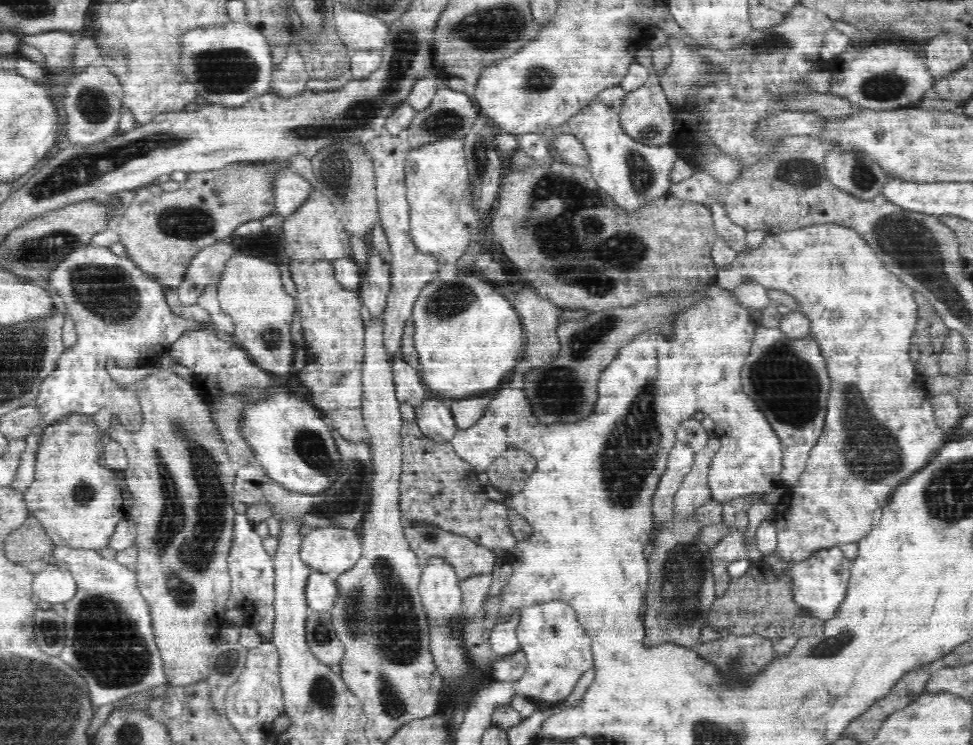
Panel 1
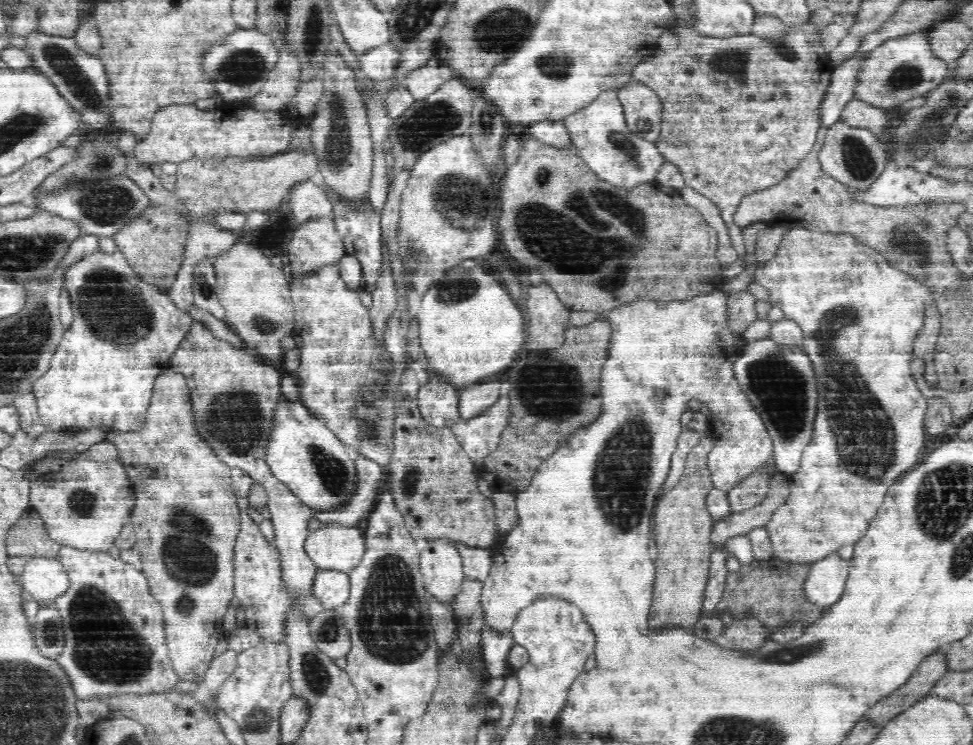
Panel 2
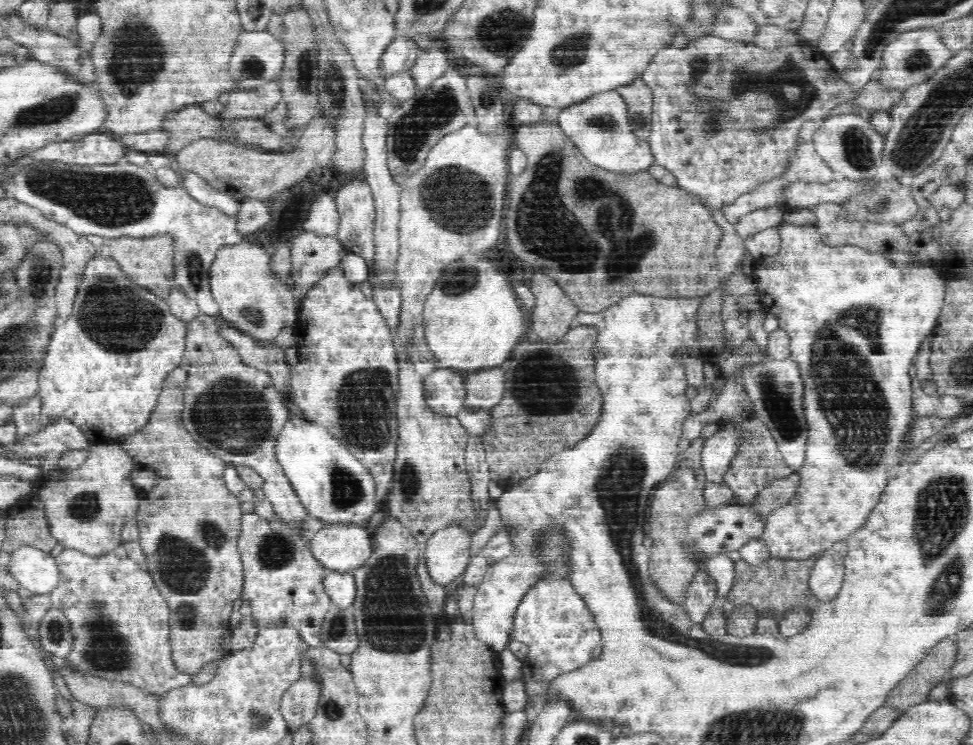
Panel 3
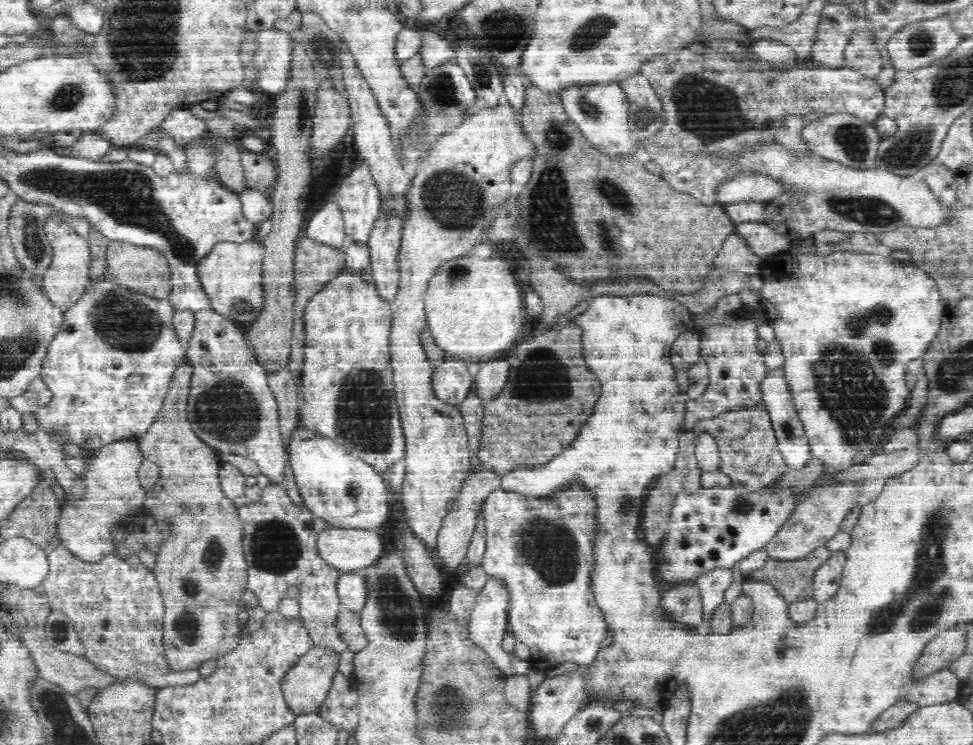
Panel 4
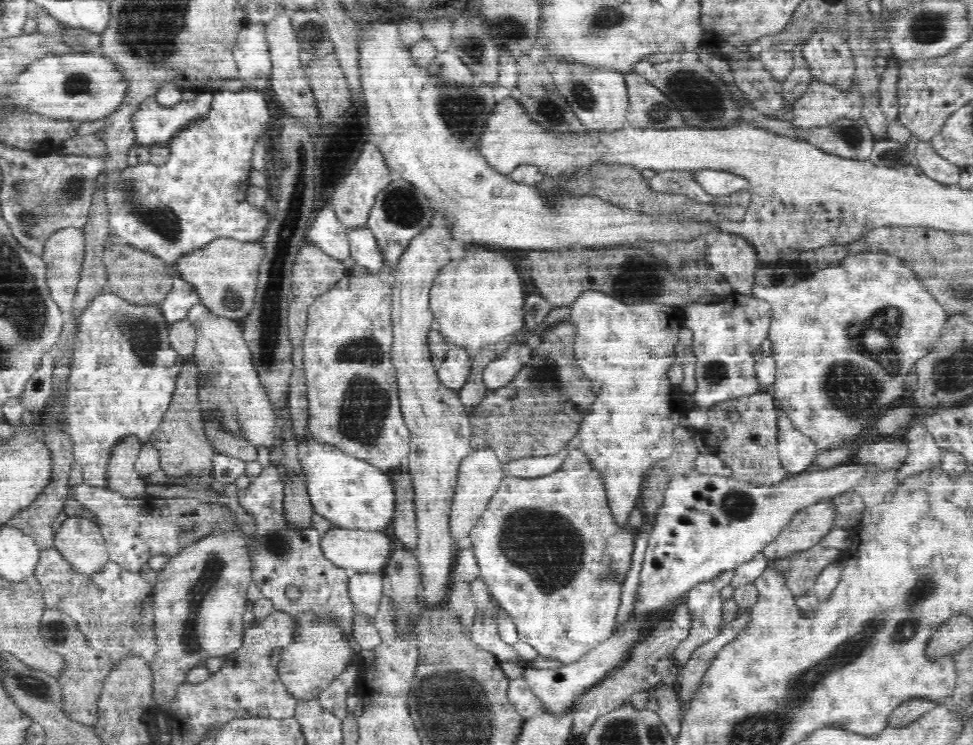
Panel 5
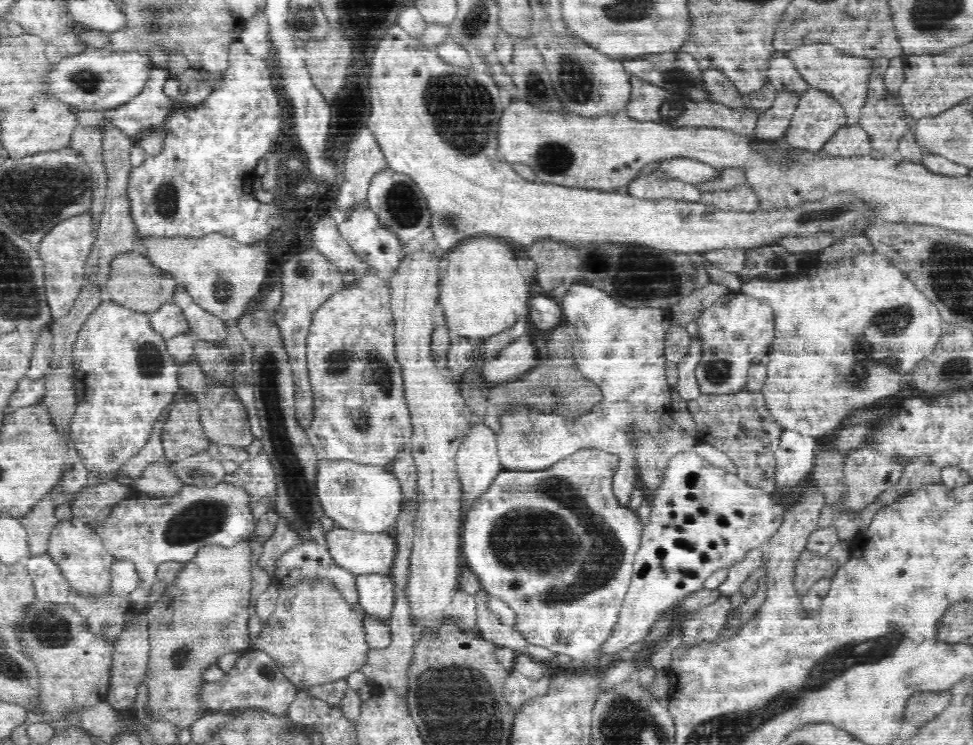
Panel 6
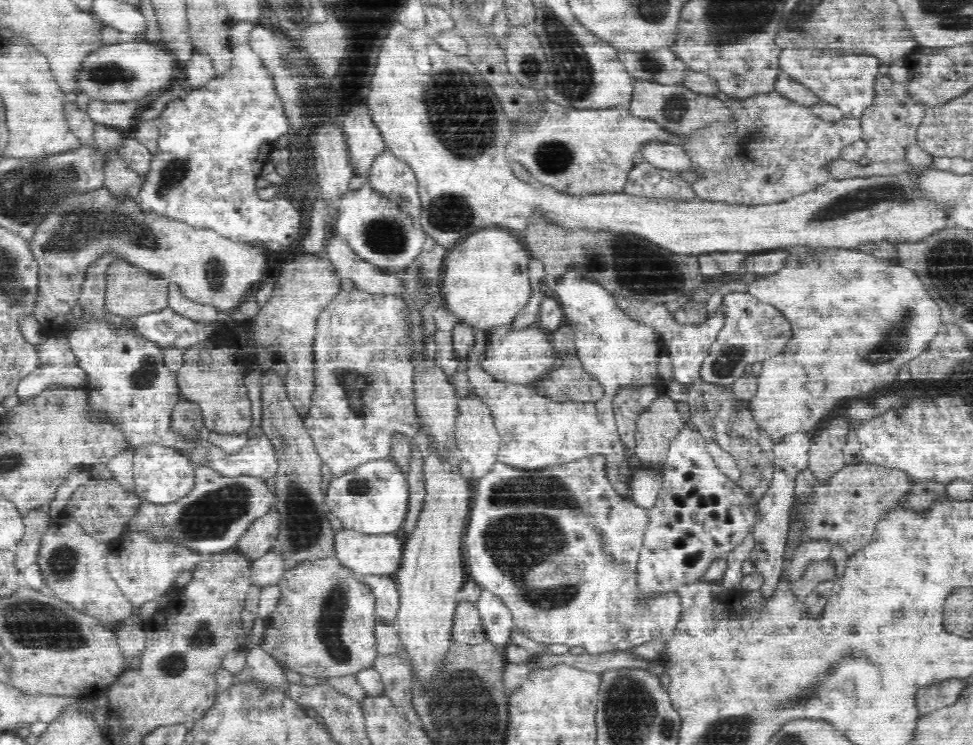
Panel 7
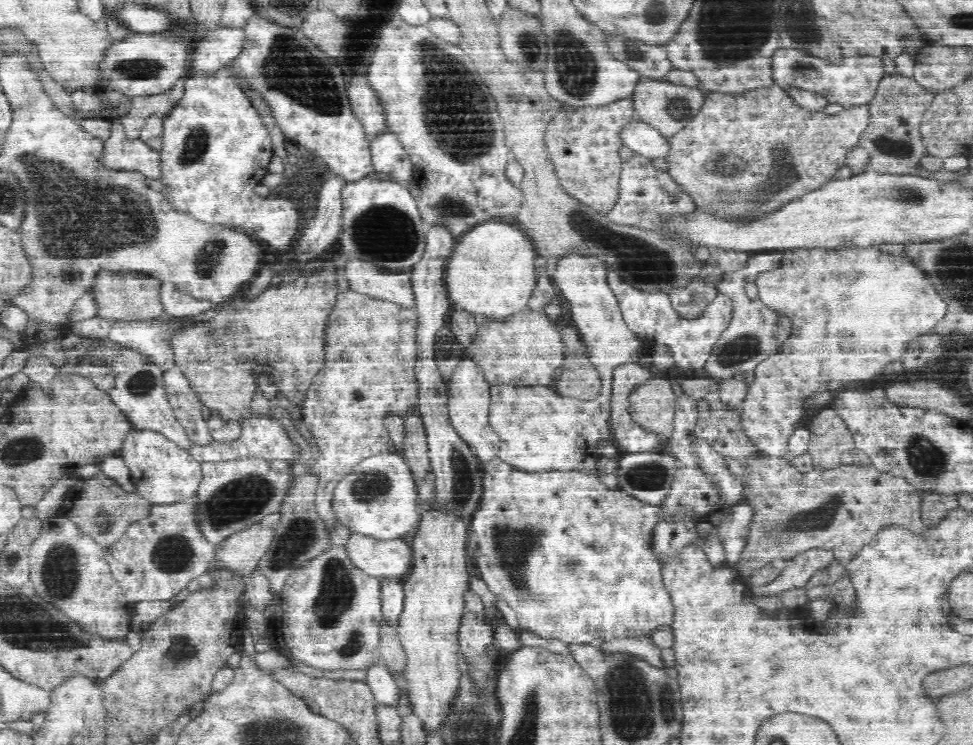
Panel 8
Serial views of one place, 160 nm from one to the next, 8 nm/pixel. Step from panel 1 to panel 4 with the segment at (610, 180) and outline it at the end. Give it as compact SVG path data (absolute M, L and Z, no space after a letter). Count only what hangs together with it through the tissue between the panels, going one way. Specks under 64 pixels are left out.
M617 78L606 82L576 82L573 86L560 90L561 99L570 119L580 127L594 146L611 154L637 154L636 147L639 143L629 129L630 103L619 82Z

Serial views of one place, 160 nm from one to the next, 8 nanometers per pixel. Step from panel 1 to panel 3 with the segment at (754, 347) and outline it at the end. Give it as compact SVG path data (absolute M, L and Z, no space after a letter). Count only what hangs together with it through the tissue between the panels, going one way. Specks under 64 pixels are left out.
M766 359L766 362L744 373L743 382L746 383L748 394L755 403L755 413L771 430L786 465L792 468L793 472L799 472L806 462L808 427L802 409L800 371L796 368L796 363L792 359L785 361Z

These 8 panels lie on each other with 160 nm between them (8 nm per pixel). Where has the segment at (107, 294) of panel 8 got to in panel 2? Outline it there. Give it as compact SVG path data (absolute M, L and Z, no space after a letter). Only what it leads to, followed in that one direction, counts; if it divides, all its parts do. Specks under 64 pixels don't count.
M157 207L120 230L113 236L113 240L116 250L124 256L132 272L140 276L142 282L154 285L162 294L167 295L177 272L184 263L186 232L188 232L186 217L180 217L174 211Z

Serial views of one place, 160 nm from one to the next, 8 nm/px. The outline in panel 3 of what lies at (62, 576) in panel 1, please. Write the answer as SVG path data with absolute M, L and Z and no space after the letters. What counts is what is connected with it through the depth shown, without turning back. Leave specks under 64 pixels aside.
M30 545L16 546L4 571L32 595L49 594L60 578L54 557Z

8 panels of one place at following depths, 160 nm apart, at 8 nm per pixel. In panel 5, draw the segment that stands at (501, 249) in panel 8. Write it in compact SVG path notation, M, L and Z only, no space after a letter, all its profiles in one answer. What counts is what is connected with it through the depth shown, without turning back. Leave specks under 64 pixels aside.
M478 244L478 248L470 250L464 260L454 260L444 266L440 271L440 278L436 278L435 285L432 287L429 303L432 312L436 314L435 326L444 337L448 336L455 346L480 348L480 346L494 344L514 332L521 333L520 330L525 324L524 303L527 293L524 292L524 283L518 276L516 268L504 258L488 260L486 256L488 256L486 250L482 250Z

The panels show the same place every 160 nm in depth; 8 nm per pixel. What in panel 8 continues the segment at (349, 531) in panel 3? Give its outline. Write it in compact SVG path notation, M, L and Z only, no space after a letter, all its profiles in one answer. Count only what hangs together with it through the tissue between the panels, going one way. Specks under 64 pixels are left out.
M352 533L344 543L352 562L366 574L387 579L403 580L413 567L413 548L402 538L377 541L358 533Z

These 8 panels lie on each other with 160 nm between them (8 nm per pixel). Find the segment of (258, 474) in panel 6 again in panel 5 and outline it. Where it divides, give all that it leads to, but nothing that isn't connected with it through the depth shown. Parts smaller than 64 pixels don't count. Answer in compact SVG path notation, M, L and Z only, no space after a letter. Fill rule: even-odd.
M269 465L256 478L250 478L246 487L241 487L237 491L239 503L247 508L250 515L256 517L258 525L253 581L262 589L264 597L272 600L276 611L304 610L305 607L328 610L335 614L339 619L339 625L349 633L353 630L353 622L358 612L351 599L351 573L337 567L325 557L321 547L322 536L318 531L311 528L294 532L287 528L282 511L285 486L281 472L276 466ZM290 586L300 590L300 598L296 601L286 596L286 588Z

